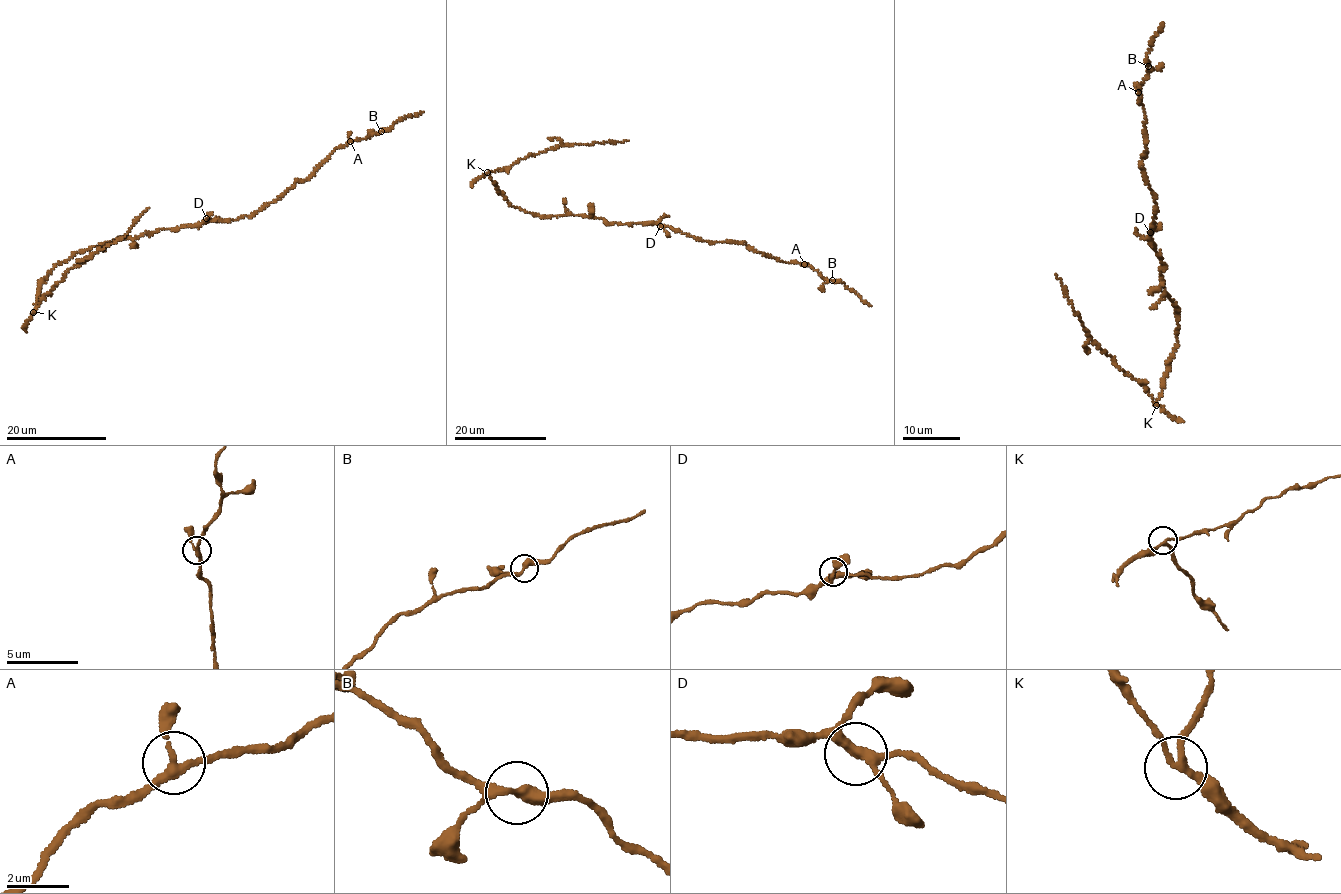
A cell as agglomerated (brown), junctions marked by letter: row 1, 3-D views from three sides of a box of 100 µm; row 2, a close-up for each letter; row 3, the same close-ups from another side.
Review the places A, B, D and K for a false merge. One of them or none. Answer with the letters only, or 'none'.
none

